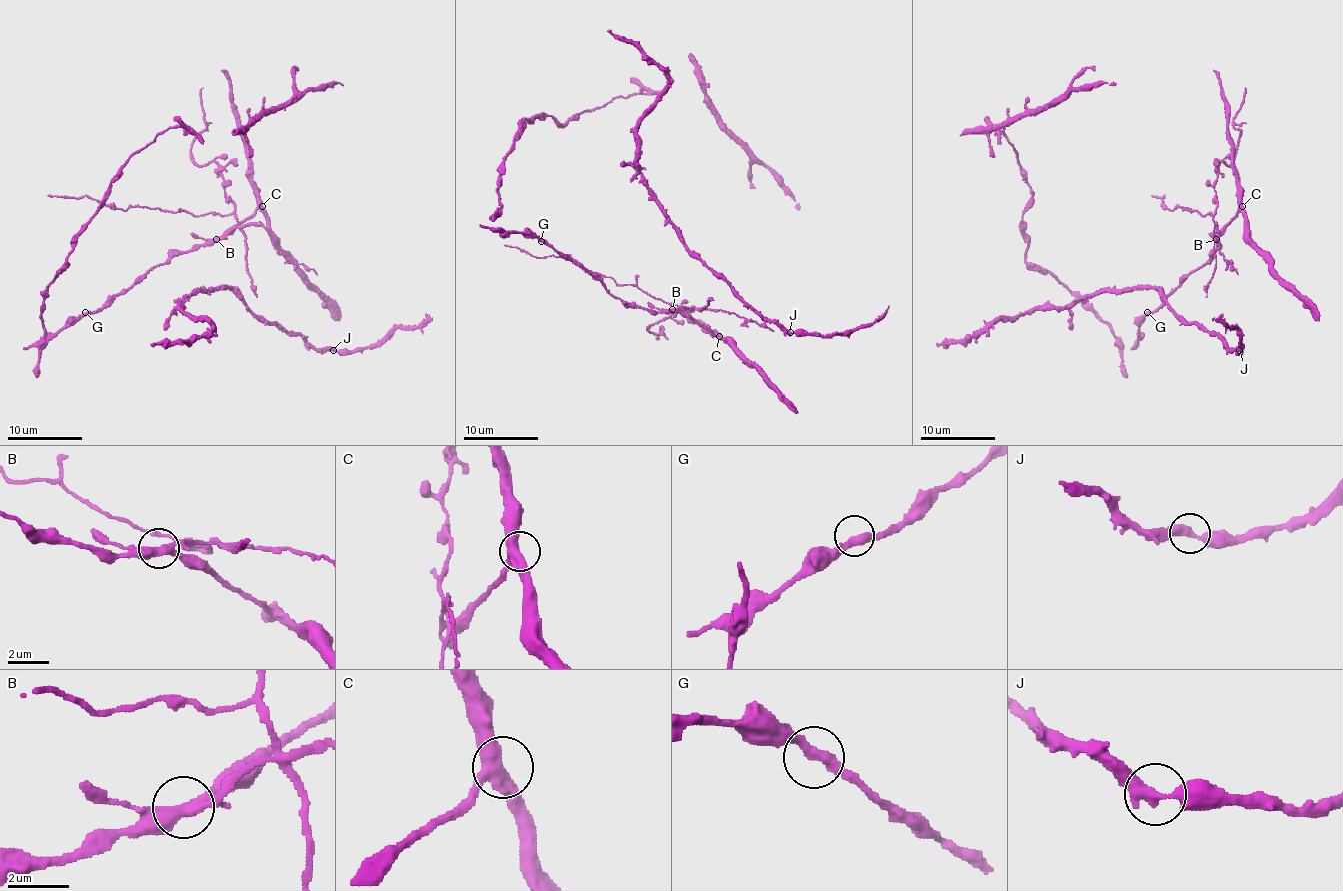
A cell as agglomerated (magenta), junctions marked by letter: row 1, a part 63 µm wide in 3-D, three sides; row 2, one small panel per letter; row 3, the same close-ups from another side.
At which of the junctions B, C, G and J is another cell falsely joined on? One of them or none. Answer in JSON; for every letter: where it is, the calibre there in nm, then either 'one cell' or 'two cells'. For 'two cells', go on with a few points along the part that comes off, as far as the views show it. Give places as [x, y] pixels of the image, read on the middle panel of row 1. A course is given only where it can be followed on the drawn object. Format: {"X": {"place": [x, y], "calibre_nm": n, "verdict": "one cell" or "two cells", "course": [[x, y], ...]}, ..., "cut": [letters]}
{"B": {"place": [672, 309], "calibre_nm": 360, "verdict": "two cells", "course": [[672, 310], [694, 308], [653, 299], [634, 286], [620, 286], [577, 261], [535, 257], [504, 244]]}, "C": {"place": [719, 336], "calibre_nm": 420, "verdict": "one cell"}, "G": {"place": [541, 241], "calibre_nm": 360, "verdict": "one cell"}, "J": {"place": [790, 332], "calibre_nm": 400, "verdict": "one cell"}, "cut": ["B"]}

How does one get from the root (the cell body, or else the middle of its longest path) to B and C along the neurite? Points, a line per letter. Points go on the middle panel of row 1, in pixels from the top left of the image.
B: (541, 239), (573, 263), (582, 265), (612, 295), (629, 304), (657, 312), (672, 310)
C: (541, 239), (573, 263), (582, 265), (612, 295), (629, 304), (657, 312), (689, 314), (719, 336)

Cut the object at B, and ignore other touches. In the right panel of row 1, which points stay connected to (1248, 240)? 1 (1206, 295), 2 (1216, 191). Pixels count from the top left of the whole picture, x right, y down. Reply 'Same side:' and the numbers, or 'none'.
Same side: none

